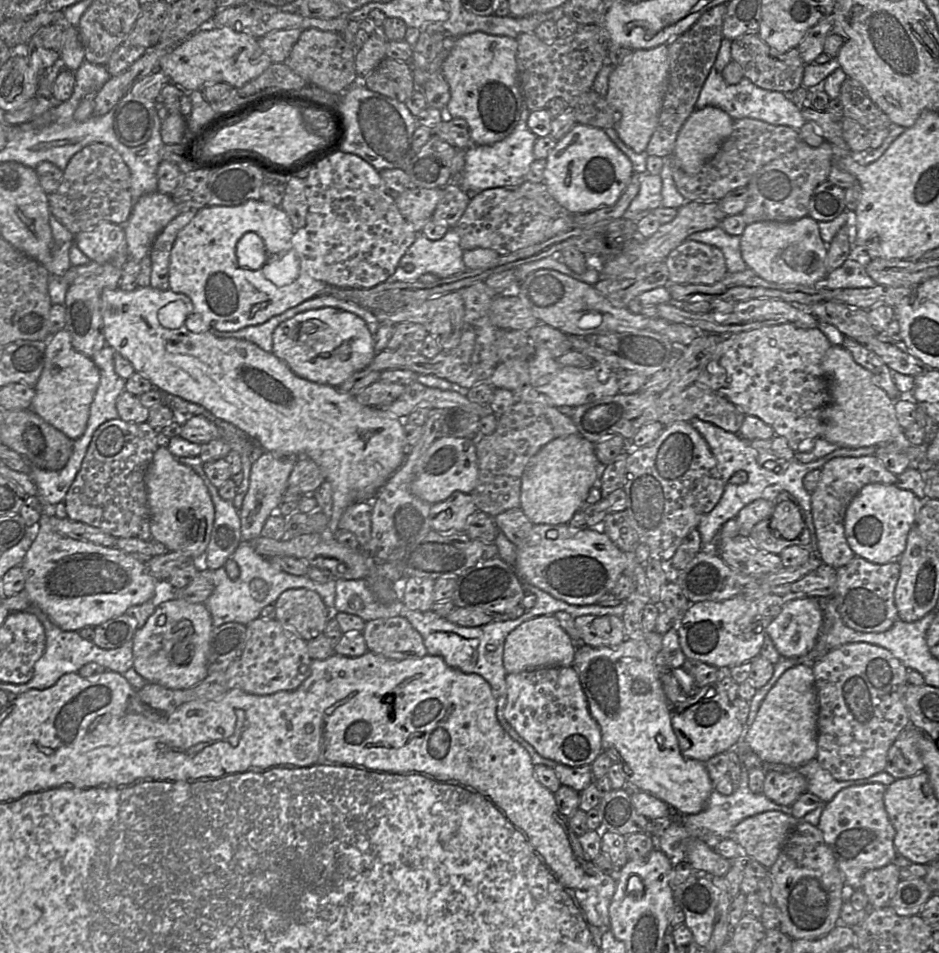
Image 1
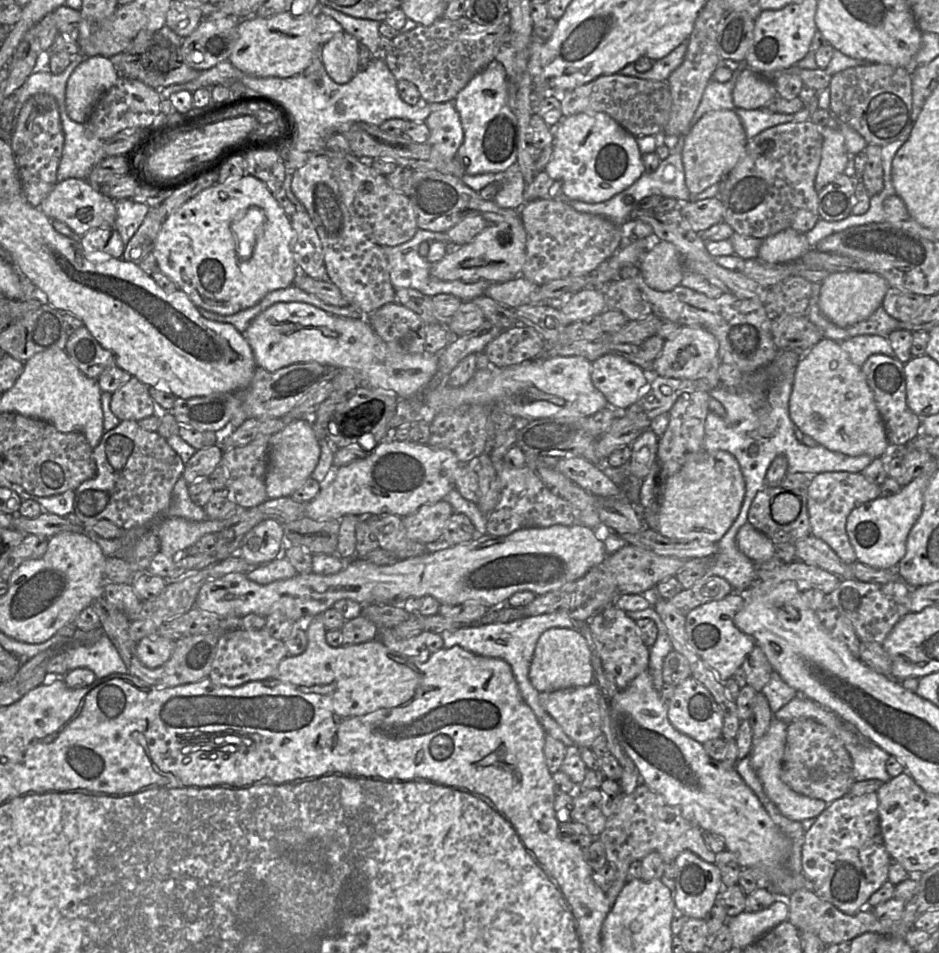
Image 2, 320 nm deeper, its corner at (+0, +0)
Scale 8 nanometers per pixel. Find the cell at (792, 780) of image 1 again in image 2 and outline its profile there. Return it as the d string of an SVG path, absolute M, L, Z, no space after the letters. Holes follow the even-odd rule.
M811 718L788 724L780 777L796 793L827 804L847 795L855 783L853 762L844 744L826 726Z

